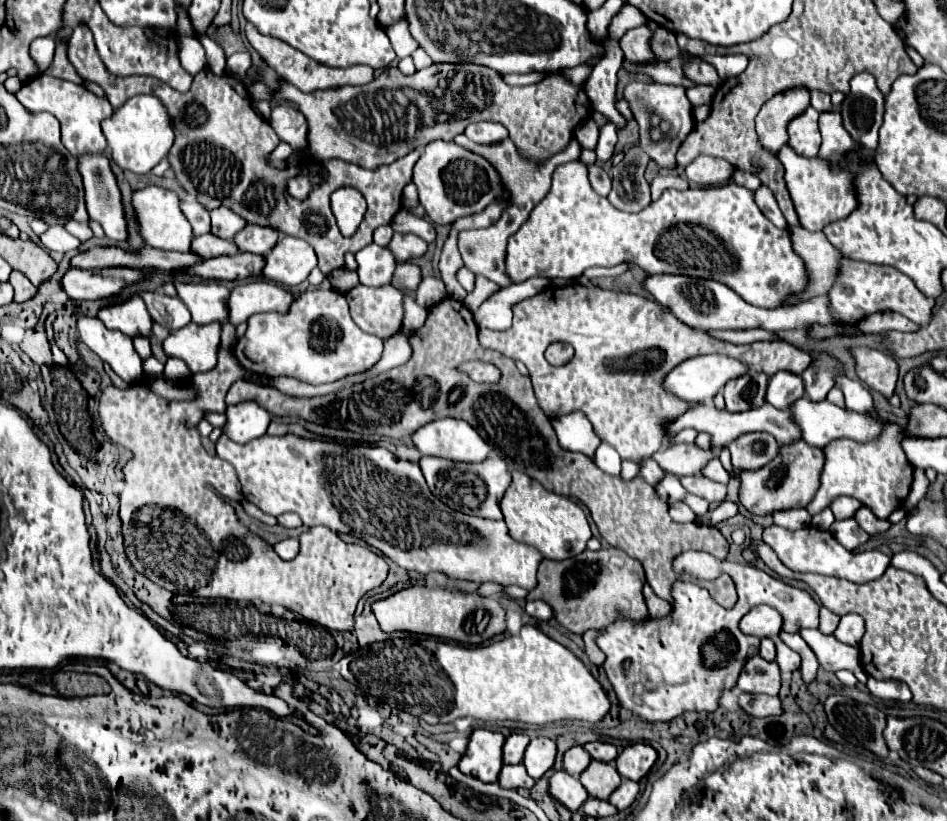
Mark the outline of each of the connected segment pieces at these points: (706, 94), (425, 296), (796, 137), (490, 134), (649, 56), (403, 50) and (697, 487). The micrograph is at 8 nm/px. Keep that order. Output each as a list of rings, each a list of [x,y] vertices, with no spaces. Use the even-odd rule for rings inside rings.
[[[695,85],[695,87],[687,89],[687,97],[695,107],[697,105],[709,105],[713,99],[713,93],[715,93],[715,89],[709,85]]]
[[[423,279],[423,291],[417,291],[417,303],[421,307],[431,307],[433,303],[441,301],[447,295],[445,283],[441,279]]]
[[[809,105],[801,115],[791,119],[787,125],[787,133],[789,133],[787,143],[795,151],[805,153],[805,157],[815,157],[819,151],[819,145],[821,145],[817,117],[819,117],[819,113]]]
[[[481,121],[481,123],[473,123],[465,129],[465,135],[475,141],[475,143],[497,143],[497,141],[503,141],[509,137],[507,129],[499,123],[491,123],[491,121]]]
[[[647,21],[645,25],[637,27],[635,33],[625,33],[625,37],[623,37],[625,61],[635,63],[635,65],[645,65],[645,63],[657,61],[657,57],[651,49],[651,39],[653,39],[655,29],[657,29],[657,25],[653,21]]]
[[[405,15],[399,21],[395,21],[393,25],[385,27],[385,33],[387,33],[387,37],[389,37],[389,41],[391,41],[391,45],[393,45],[399,59],[409,57],[419,47],[419,43],[409,33],[409,23],[407,23]]]
[[[703,475],[681,477],[681,485],[683,485],[689,493],[707,499],[707,501],[713,503],[713,505],[723,503],[723,501],[725,501],[725,495],[727,495],[727,487],[725,487],[725,485],[719,485],[719,483],[707,479],[707,477],[703,477]]]

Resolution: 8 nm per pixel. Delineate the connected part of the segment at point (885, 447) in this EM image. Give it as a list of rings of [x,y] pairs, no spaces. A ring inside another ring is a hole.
[[[847,437],[831,441],[823,451],[827,451],[827,461],[821,475],[821,487],[815,499],[805,507],[811,515],[821,513],[831,501],[839,495],[851,495],[859,499],[865,507],[869,507],[881,519],[887,519],[899,503],[905,501],[913,483],[913,469],[907,465],[907,457],[891,437],[887,441],[873,441],[871,445],[859,445]]]

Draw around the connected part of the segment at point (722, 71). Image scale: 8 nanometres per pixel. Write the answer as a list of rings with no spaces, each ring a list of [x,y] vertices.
[[[727,55],[727,57],[709,57],[709,61],[715,63],[717,73],[721,79],[741,75],[747,69],[747,61],[743,55]]]

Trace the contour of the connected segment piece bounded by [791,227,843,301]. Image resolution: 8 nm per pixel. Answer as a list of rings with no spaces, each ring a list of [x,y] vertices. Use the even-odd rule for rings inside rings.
[[[803,227],[791,229],[791,239],[795,251],[803,257],[803,261],[807,261],[807,269],[811,269],[811,281],[813,281],[809,293],[803,293],[803,297],[799,295],[799,301],[805,301],[809,295],[829,293],[831,285],[839,277],[843,255],[835,253],[835,249],[821,231],[811,233]]]

